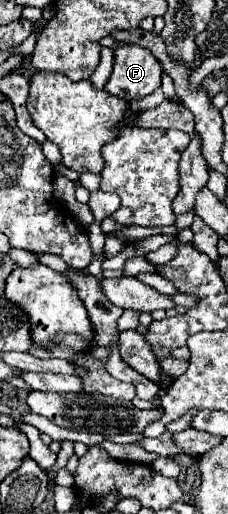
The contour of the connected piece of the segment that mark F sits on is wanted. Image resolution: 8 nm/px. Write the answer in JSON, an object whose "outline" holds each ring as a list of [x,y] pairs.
{"outline":[[[119,45],[115,49],[113,73],[105,89],[123,99],[143,99],[161,87],[161,65],[151,51],[139,45]]]}

